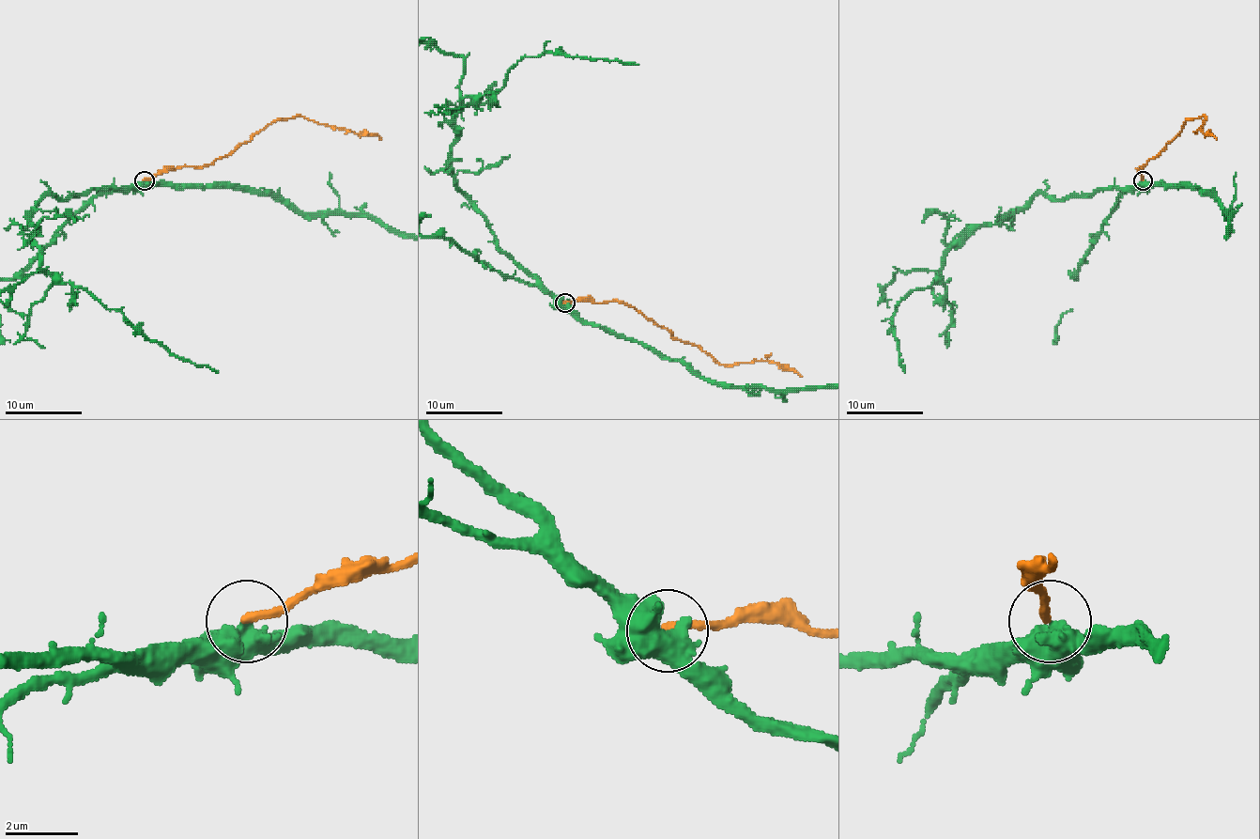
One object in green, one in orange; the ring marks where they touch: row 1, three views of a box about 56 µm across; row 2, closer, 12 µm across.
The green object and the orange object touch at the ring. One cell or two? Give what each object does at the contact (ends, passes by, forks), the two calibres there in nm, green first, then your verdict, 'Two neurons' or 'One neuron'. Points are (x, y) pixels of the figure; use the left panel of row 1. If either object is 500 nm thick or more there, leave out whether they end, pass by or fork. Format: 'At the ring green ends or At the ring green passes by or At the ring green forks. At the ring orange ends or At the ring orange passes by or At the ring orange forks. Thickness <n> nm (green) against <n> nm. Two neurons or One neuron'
At the ring green passes by. At the ring orange ends. Thickness 480 nm (green) against 240 nm. Two neurons

